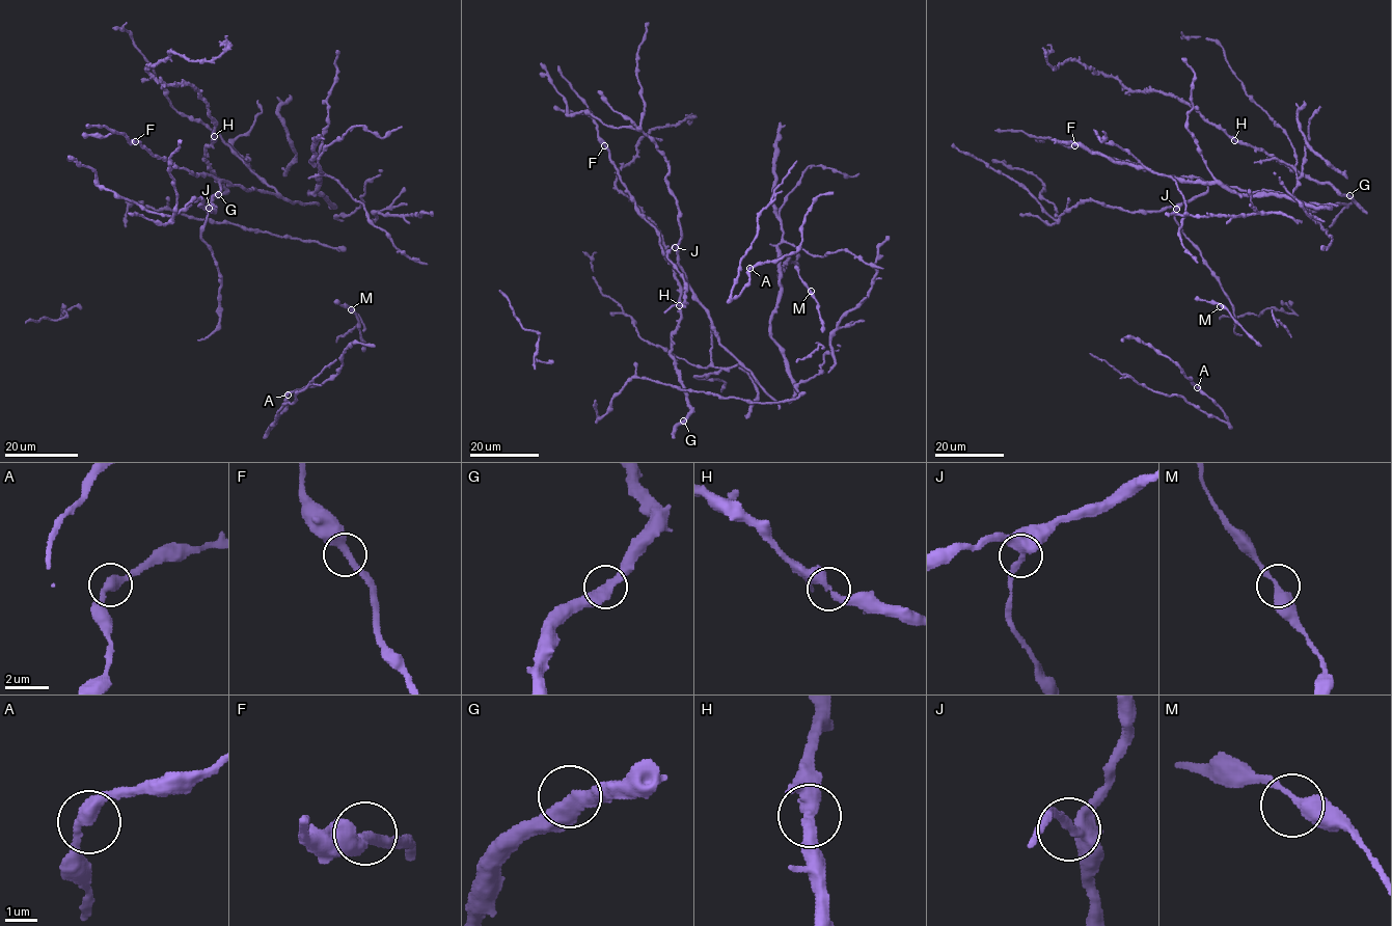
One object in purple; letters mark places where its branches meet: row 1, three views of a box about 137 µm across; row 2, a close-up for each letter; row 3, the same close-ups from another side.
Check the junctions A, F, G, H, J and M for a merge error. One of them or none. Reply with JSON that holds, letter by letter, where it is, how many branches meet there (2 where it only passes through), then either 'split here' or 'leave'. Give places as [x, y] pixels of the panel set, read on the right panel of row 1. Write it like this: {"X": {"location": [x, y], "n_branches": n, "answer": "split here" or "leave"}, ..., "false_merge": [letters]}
{"A": {"location": [1197, 387], "n_branches": 2, "answer": "leave"}, "F": {"location": [1074, 145], "n_branches": 2, "answer": "leave"}, "G": {"location": [1349, 195], "n_branches": 2, "answer": "leave"}, "H": {"location": [1234, 140], "n_branches": 2, "answer": "leave"}, "J": {"location": [1176, 209], "n_branches": 2, "answer": "leave"}, "M": {"location": [1220, 306], "n_branches": 2, "answer": "leave"}, "false_merge": []}

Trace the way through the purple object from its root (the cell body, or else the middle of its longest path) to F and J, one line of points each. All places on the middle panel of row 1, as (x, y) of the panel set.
F: (738, 361), (719, 343), (709, 311), (662, 250), (659, 233), (635, 208), (604, 145)
J: (738, 361), (719, 343), (709, 311), (685, 279), (675, 247)

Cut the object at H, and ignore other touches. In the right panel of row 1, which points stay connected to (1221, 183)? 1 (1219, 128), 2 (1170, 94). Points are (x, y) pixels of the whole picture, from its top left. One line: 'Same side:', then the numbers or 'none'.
Same side: none

